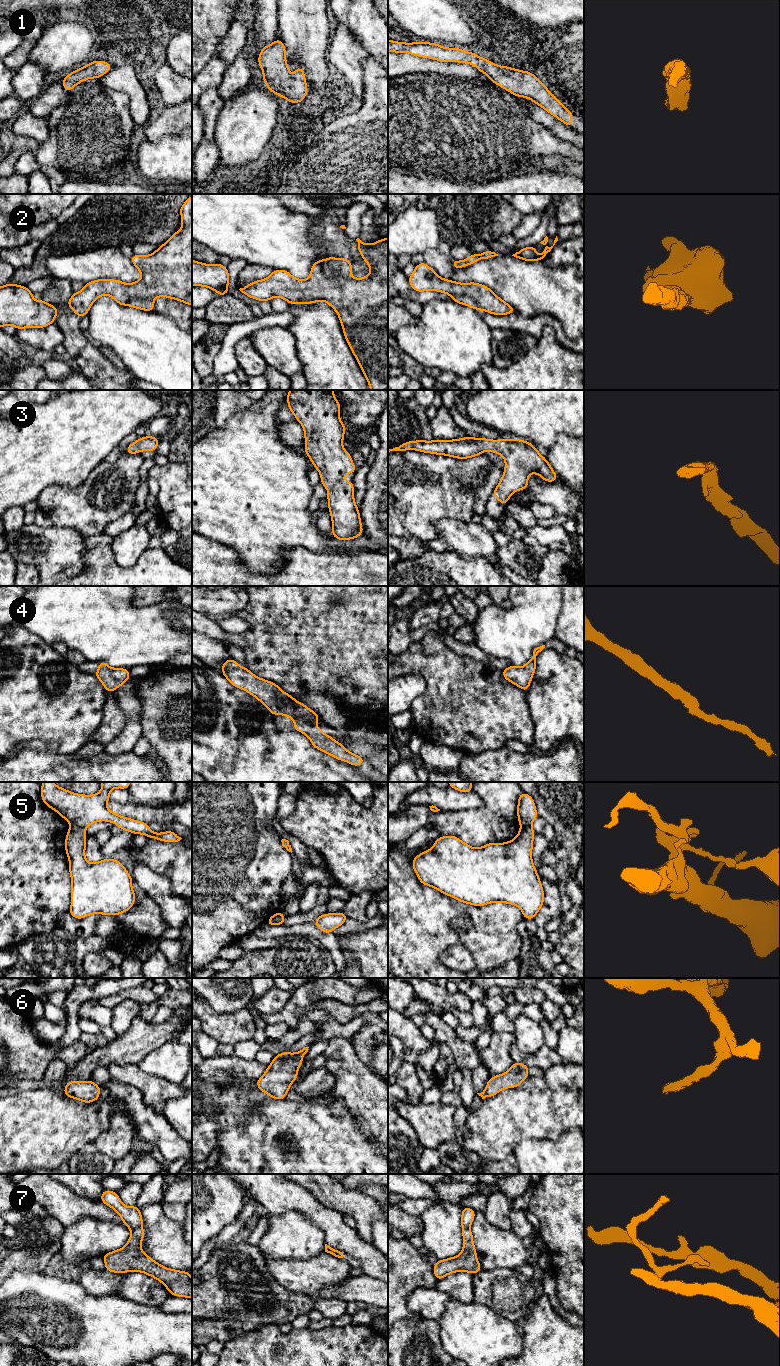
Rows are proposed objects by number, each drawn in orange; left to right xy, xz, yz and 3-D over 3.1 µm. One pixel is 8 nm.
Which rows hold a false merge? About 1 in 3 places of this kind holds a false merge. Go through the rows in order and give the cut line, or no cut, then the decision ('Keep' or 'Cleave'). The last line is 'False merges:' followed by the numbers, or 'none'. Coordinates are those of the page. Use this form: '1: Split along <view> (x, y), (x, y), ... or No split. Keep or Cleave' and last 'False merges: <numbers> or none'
1: No split. Keep
2: Split along xz (321, 261), (321, 267), (328, 276), (350, 276). Cleave
3: No split. Keep
4: No split. Keep
5: Split along xy (71, 824), (84, 829). Cleave
6: No split. Keep
7: Split along xy (140, 1227), (132, 1231). Cleave
False merges: 2, 5, 7

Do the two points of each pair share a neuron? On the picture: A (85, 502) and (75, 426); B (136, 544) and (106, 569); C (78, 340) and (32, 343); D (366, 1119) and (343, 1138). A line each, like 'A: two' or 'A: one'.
A: two
B: two
C: two
D: two

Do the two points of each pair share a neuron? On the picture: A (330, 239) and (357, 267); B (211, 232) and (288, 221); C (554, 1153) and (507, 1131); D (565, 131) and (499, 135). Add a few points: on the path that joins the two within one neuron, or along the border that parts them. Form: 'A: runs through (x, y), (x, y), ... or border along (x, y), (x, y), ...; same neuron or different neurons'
A: runs through (339, 241), (356, 258); same neuron
B: runs through (230, 225), (269, 225); same neuron
C: border along (550, 1140), (524, 1139), (512, 1152); different neurons
D: border along (532, 119), (542, 123), (556, 136), (572, 144); different neurons

